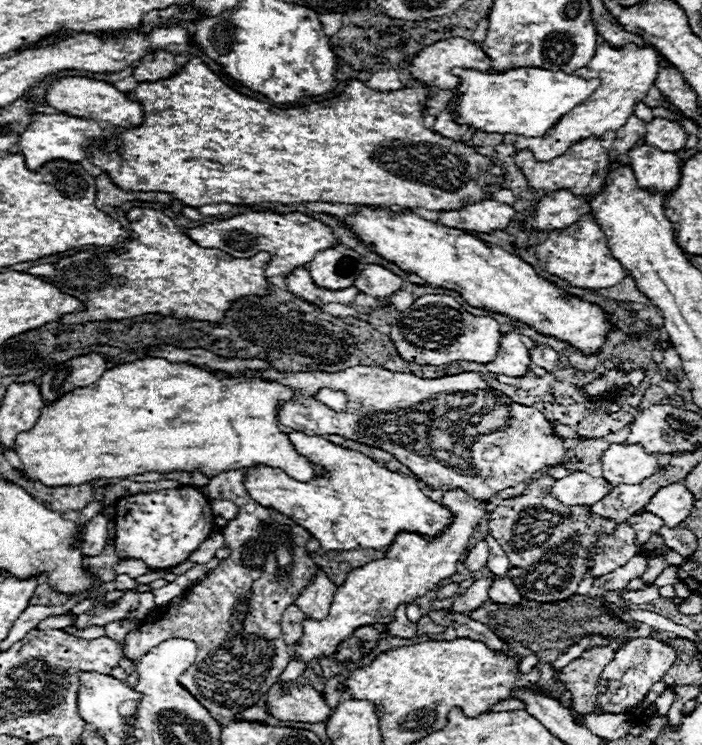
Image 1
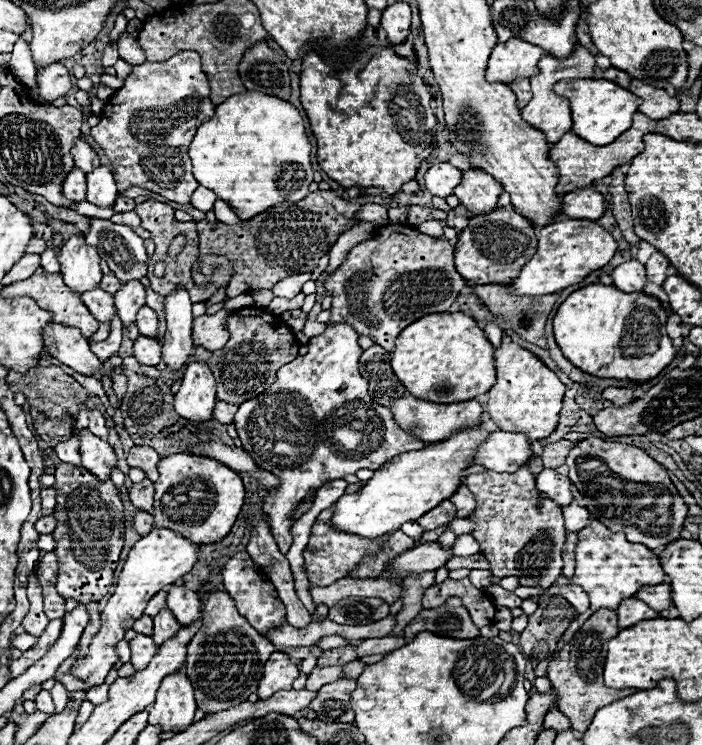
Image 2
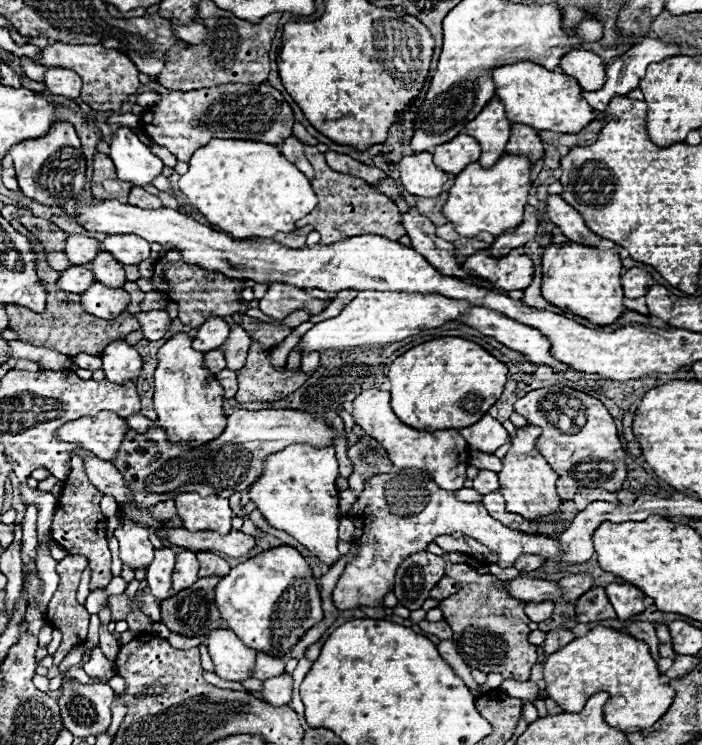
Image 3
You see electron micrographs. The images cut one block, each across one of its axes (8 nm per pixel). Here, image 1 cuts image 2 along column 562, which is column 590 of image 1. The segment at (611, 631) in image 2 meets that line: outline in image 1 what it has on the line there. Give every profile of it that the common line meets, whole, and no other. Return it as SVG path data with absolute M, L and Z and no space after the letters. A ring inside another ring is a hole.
M594 646L582 652L582 656L572 660L560 672L554 670L554 676L568 688L572 706L578 714L604 714L598 706L598 696L608 690L608 684L600 674L612 660L614 650L610 646Z

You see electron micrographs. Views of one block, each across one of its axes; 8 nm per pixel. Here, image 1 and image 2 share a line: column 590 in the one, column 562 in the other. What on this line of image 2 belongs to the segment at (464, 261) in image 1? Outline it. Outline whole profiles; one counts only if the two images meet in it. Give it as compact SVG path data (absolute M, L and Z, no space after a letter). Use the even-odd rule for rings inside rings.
M630 260L614 268L614 286L590 284L572 292L554 316L554 336L562 354L580 370L596 378L646 382L656 378L676 356L666 334L666 312L660 302L644 294L644 264Z

